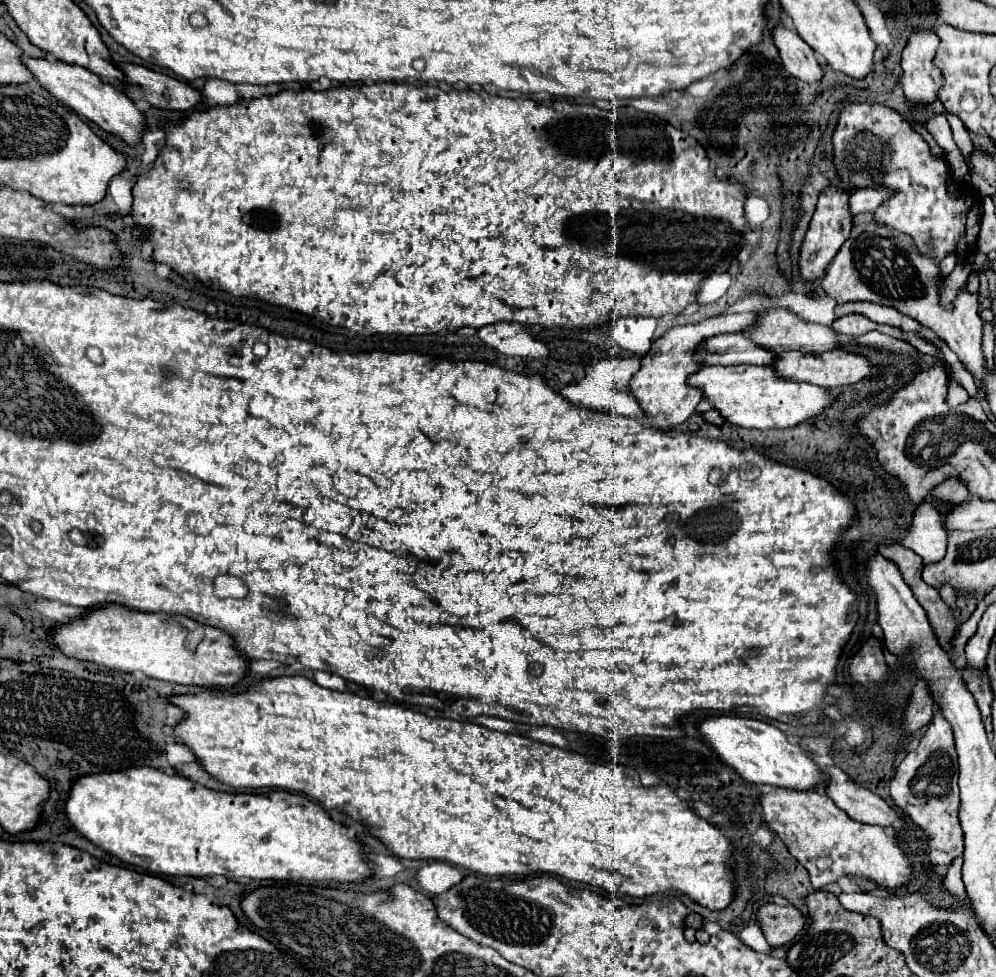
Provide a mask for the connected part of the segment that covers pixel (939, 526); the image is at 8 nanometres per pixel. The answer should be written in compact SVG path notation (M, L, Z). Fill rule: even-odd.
M922 503L900 545L916 551L924 563L936 563L942 559L946 555L946 529L940 513L932 505Z

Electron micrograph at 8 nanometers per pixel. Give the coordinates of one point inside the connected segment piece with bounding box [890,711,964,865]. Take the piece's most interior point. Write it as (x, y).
(925, 787)

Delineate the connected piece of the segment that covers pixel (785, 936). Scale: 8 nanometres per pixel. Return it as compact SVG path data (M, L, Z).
M768 903L758 911L760 929L770 947L780 947L790 943L804 929L804 915L794 905L776 905Z

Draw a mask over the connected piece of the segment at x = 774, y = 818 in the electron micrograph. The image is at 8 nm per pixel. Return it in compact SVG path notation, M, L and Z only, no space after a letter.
M774 789L770 793L764 793L760 797L760 803L762 803L762 811L764 811L764 821L784 841L790 855L794 855L798 859L798 863L802 867L806 867L814 889L820 889L828 883L838 881L840 877L850 877L850 875L876 881L880 887L886 887L886 889L896 889L896 887L904 887L910 883L912 861L908 859L908 853L896 843L896 839L890 837L882 827L862 825L858 821L852 821L842 809L838 809L834 805L834 801L826 793L822 793L822 791L796 793L792 789Z

